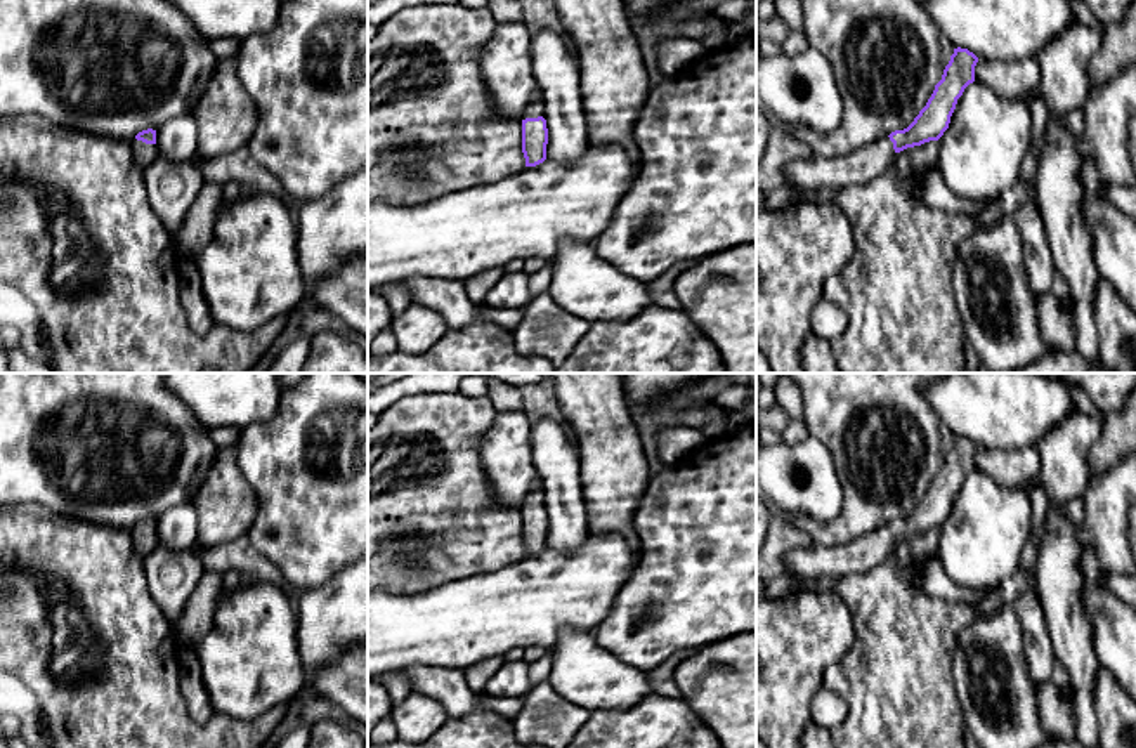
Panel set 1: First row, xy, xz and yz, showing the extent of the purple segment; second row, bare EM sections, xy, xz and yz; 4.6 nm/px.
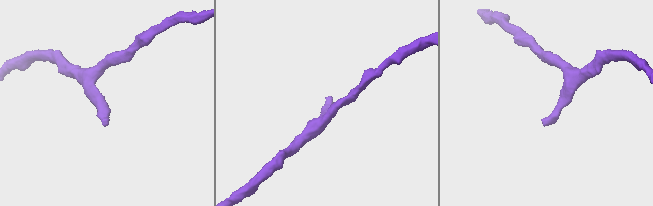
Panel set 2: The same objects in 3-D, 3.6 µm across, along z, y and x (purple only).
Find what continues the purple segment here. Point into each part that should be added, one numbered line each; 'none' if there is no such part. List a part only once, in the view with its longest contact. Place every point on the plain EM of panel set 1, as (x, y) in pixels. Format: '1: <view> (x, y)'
1: xy (144, 544)

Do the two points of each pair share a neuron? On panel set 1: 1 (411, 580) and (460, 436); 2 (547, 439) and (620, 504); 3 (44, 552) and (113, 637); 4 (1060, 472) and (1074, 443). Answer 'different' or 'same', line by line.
1: same
2: different
3: same
4: same

